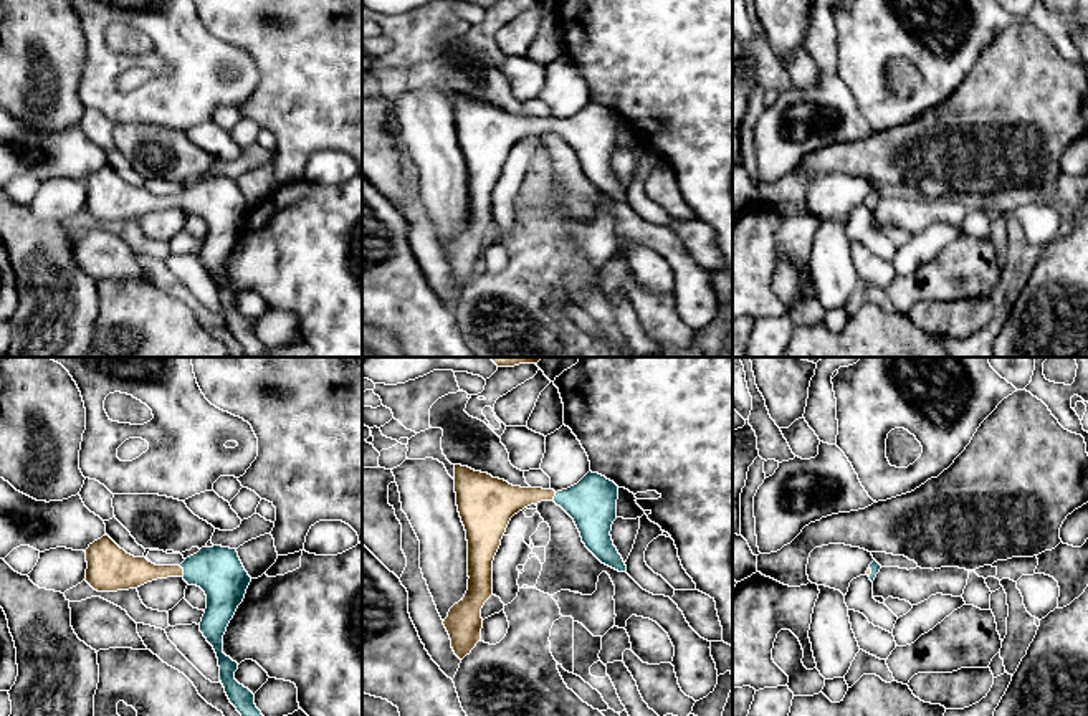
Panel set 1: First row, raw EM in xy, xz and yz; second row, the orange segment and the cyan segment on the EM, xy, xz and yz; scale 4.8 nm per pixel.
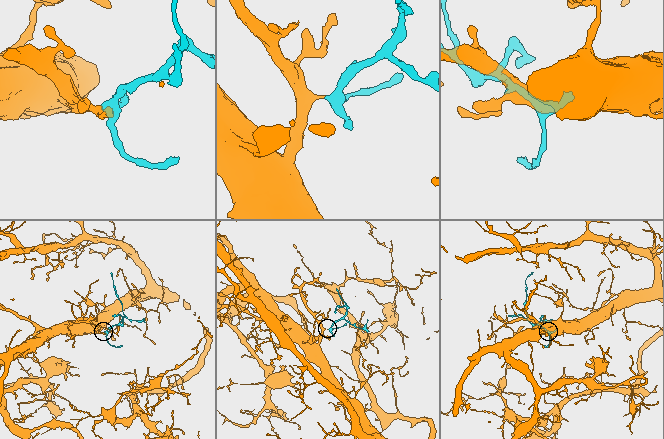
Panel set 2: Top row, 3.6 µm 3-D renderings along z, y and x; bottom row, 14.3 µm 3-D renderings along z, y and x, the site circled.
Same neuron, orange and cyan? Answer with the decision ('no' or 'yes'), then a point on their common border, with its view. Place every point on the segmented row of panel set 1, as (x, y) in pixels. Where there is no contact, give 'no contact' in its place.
yes; contact xy (182, 571)

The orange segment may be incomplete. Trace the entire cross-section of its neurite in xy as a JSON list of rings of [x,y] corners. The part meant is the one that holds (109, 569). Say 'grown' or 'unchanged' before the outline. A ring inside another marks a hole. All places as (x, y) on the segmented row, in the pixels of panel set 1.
grown; [[[106,534],[89,544],[86,562],[86,582],[98,592],[137,589],[167,577],[182,577],[188,585],[200,587],[207,595],[200,632],[217,653],[225,693],[241,716],[263,716],[255,695],[235,680],[238,663],[223,653],[223,635],[251,582],[236,549],[205,546],[180,566],[155,566],[127,554]]]

